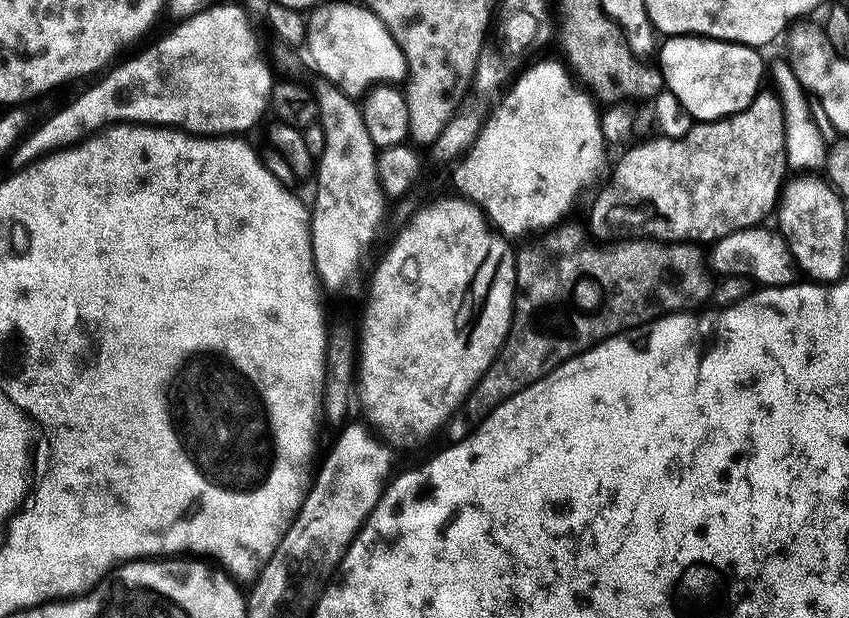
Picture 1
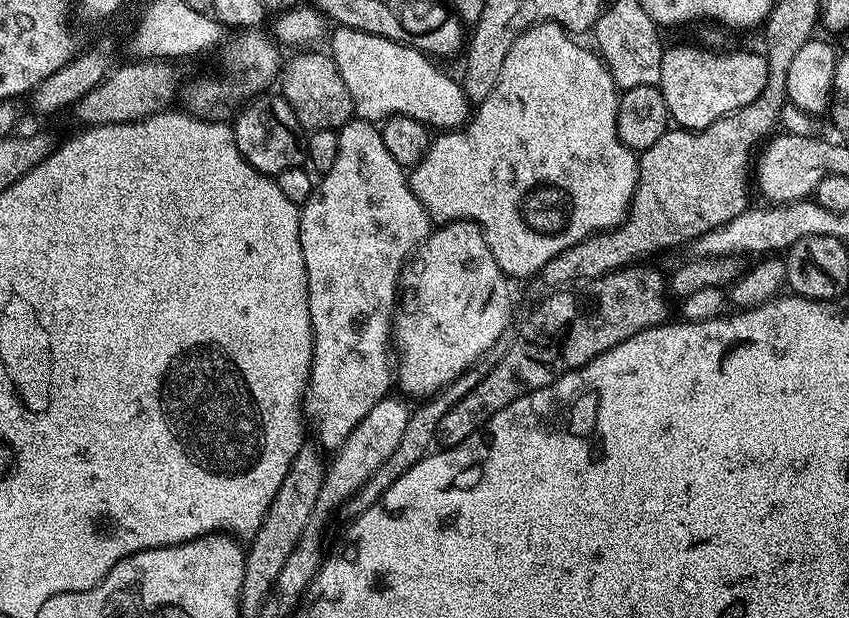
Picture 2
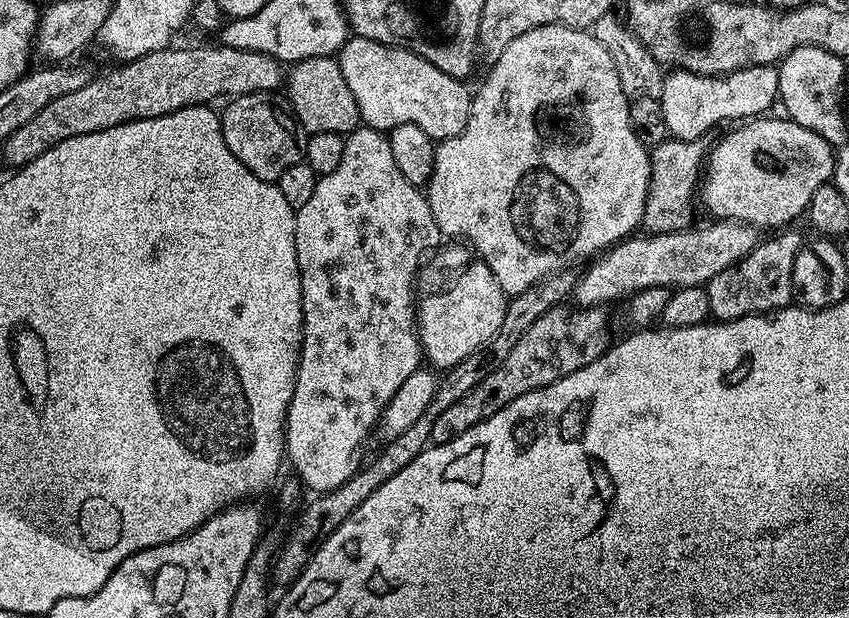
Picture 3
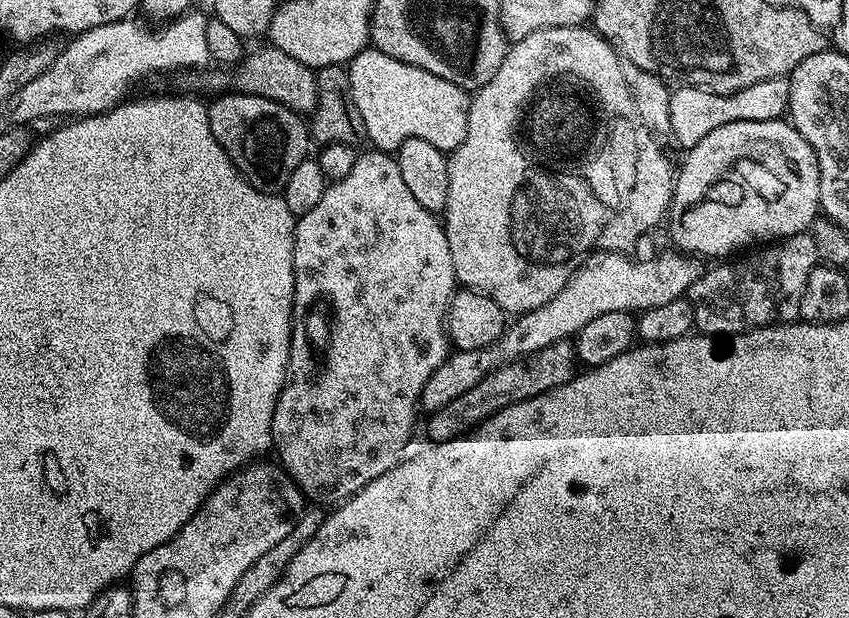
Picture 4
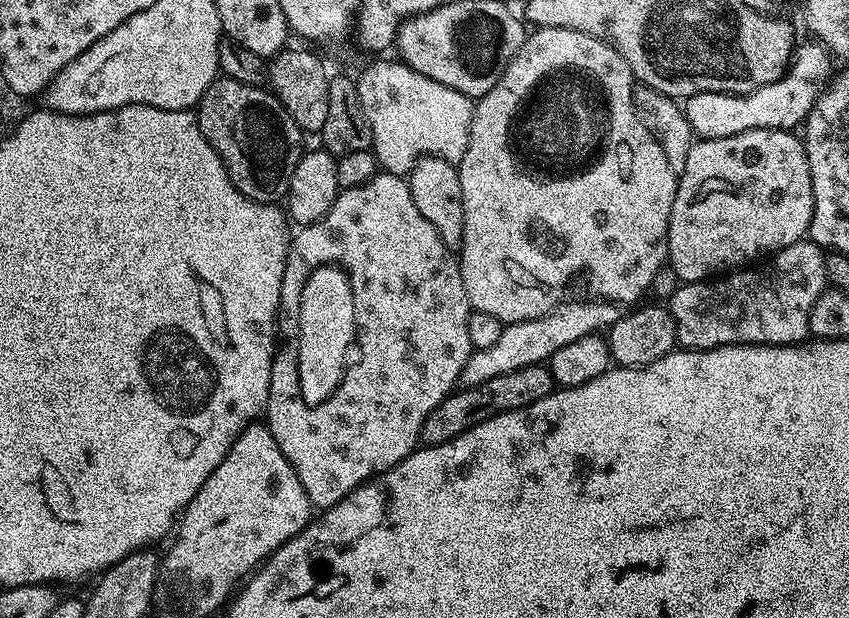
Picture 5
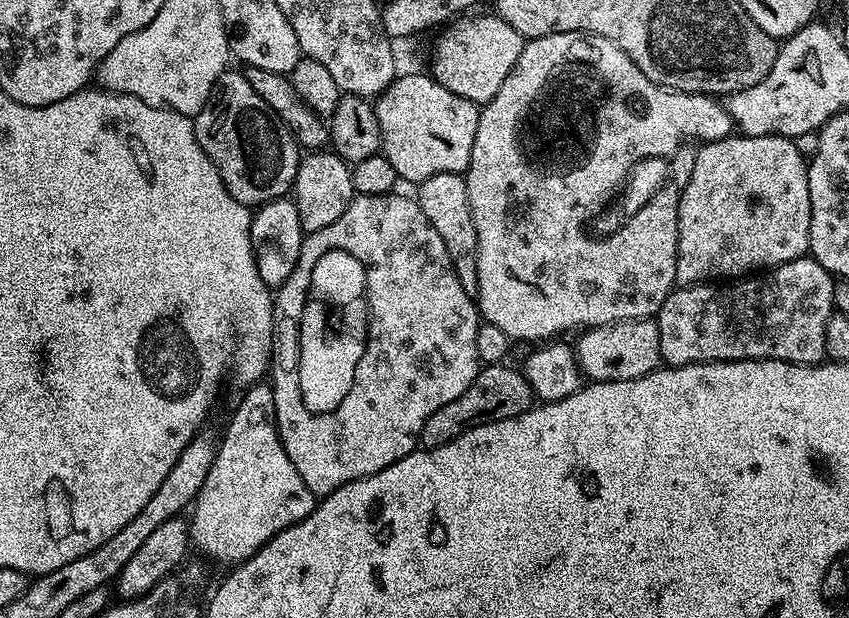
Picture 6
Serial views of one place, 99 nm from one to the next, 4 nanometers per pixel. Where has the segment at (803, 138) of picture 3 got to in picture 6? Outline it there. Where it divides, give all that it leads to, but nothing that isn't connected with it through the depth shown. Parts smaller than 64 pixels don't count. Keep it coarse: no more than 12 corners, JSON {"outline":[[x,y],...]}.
{"outline":[[785,136],[697,149],[679,287],[809,253],[807,159]]}

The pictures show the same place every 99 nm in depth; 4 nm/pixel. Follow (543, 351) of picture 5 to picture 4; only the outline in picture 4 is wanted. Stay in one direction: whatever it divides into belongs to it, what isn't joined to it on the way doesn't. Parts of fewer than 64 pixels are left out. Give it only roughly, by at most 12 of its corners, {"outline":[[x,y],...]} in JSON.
{"outline":[[593,251],[566,286],[485,348],[453,351],[422,386],[437,412],[504,364],[610,310],[681,299],[702,268]]}

